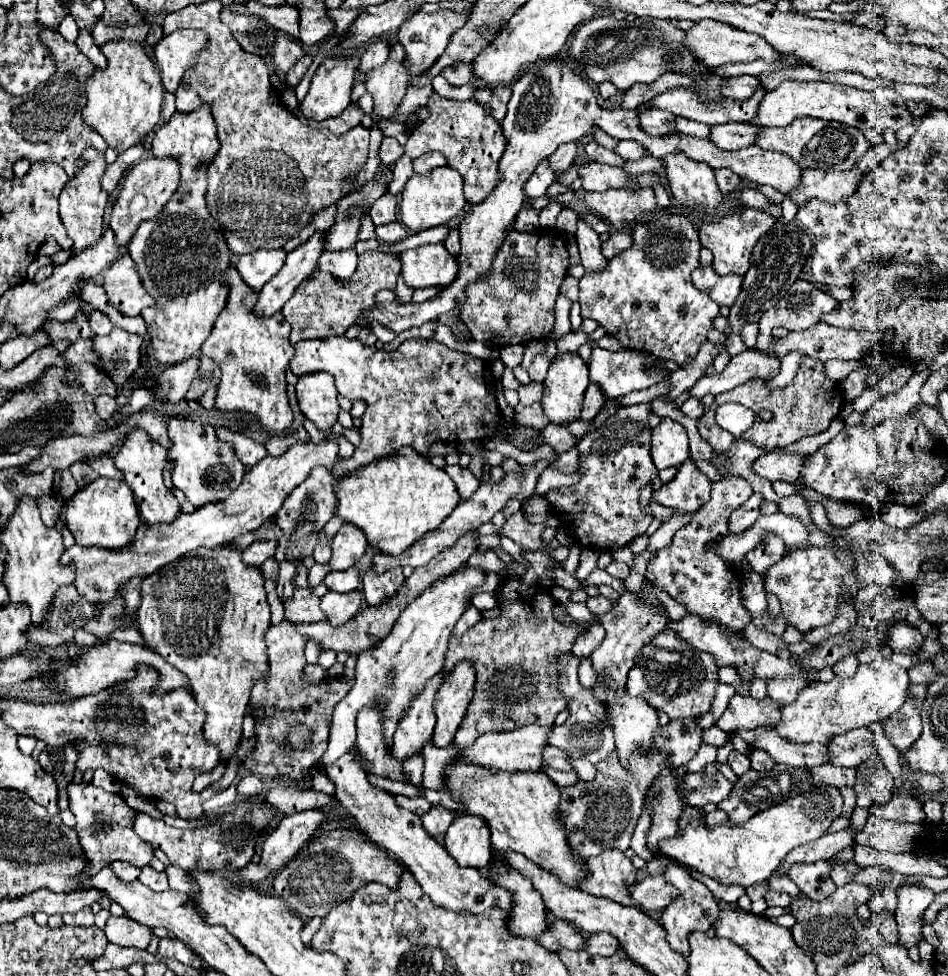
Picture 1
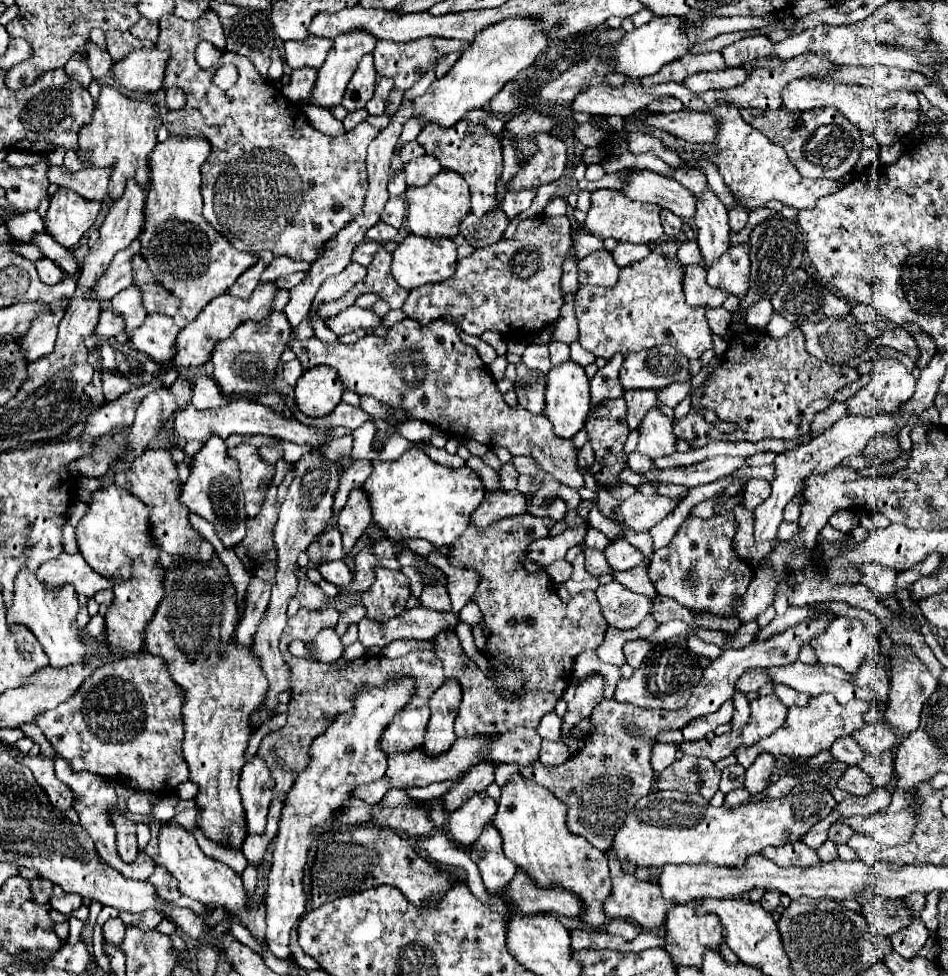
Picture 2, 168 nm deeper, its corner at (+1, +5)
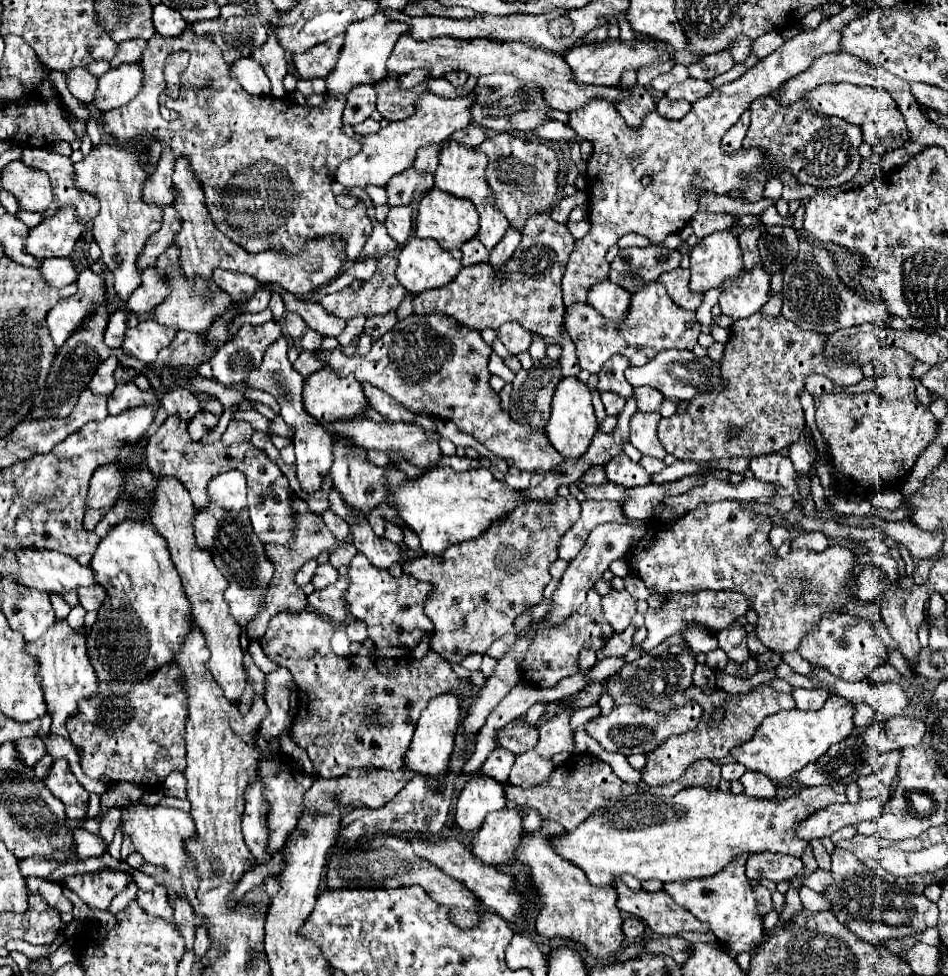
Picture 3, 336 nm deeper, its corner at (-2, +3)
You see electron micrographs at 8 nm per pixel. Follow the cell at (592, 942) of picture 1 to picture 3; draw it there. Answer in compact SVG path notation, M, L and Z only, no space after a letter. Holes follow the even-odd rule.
M625 919L623 921L623 933L629 941L641 939L645 935L645 925L639 919Z

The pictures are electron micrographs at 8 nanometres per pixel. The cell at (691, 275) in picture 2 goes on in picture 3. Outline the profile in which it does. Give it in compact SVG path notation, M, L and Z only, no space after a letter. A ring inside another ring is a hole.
M673 269L669 273L663 273L659 281L667 287L667 293L673 297L673 301L683 309L695 311L703 303L703 293L695 293L689 287L689 269Z

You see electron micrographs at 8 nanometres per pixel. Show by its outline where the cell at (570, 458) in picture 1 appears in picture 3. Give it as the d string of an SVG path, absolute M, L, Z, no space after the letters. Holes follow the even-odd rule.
M591 465L591 467L585 471L583 479L589 481L589 483L603 483L603 481L607 481L605 471L601 471L601 469L603 469L601 465Z

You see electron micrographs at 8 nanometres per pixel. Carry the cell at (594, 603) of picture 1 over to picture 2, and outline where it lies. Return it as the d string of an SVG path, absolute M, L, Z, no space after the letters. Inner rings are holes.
M618 581L600 585L596 597L608 625L616 629L636 629L652 609L650 597L634 593Z

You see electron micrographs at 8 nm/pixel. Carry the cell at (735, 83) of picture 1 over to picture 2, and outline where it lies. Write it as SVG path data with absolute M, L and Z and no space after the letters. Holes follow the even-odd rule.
M722 69L722 71L702 71L690 75L690 79L684 79L682 85L688 87L694 93L706 93L708 89L720 91L738 87L746 81L746 73L742 69Z

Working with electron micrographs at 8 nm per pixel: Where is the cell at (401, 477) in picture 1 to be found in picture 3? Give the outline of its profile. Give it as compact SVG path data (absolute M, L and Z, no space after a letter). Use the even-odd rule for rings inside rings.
M397 465L387 471L389 503L397 509L401 521L413 529L425 553L439 555L447 547L479 537L495 519L523 503L519 491L509 489L505 481L497 481L489 469L455 471L451 467L435 467L417 477L409 477ZM433 485L433 489L429 489Z

